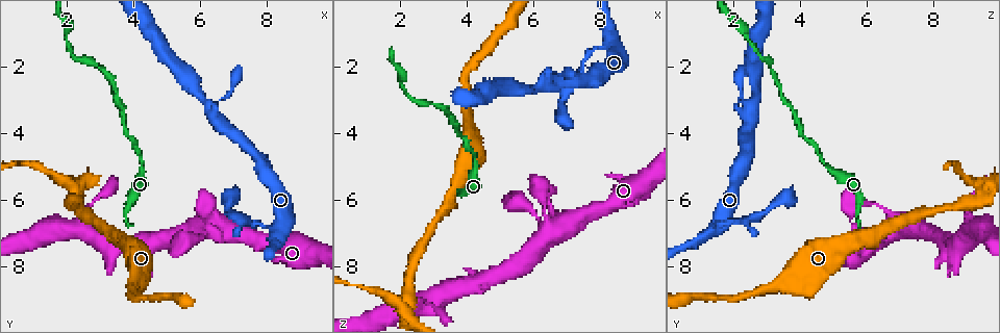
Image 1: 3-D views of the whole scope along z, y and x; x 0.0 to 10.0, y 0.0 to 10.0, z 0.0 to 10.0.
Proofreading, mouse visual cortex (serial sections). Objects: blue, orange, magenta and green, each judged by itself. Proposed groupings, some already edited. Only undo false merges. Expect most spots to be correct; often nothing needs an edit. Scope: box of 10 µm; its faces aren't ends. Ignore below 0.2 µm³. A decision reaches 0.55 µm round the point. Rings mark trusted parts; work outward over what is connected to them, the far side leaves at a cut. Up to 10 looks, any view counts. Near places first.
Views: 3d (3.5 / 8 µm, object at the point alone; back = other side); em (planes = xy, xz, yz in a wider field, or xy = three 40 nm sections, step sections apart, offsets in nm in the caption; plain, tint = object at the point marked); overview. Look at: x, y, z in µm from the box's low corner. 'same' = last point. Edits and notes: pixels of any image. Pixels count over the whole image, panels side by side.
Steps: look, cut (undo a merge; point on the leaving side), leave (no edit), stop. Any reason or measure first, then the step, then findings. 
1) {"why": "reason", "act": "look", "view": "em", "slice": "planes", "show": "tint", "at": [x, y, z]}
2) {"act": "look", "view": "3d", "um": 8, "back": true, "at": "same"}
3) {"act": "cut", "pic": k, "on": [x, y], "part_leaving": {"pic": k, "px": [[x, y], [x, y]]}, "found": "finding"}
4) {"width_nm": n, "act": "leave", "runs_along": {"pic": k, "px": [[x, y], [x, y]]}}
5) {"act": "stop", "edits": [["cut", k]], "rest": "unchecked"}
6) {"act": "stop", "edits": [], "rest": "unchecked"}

{"why": "narrows sharply", "act": "look", "view": "3d", "um": 3.5, "at": [4.20, 4.75, 4.70]}

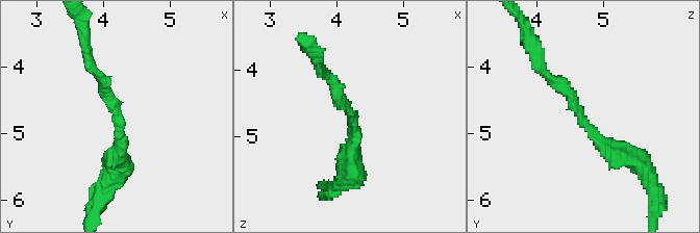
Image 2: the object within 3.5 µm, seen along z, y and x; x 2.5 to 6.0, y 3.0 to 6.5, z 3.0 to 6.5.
{"why": "need the tissue", "act": "look", "view": "em", "slice": "xy", "step": 3, "show": "tint", "at": [4.15, 4.70, 4.65]}

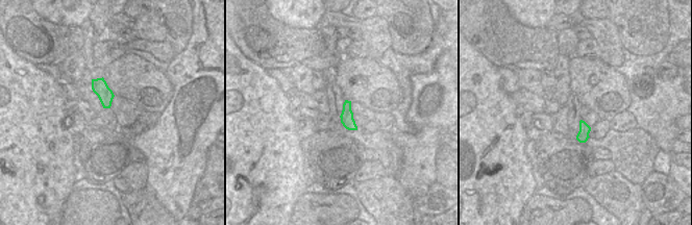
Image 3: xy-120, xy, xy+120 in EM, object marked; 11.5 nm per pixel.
{"width_nm": 150, "act": "leave", "runs_along": {"pic": 2, "px": [[628, 159], [601, 144], [541, 67]]}, "found": "one cell here"}

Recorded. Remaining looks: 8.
{"why": "calibre changes", "act": "look", "view": "3d", "um": 3.5, "at": [3.85, 7.35, 5.35]}

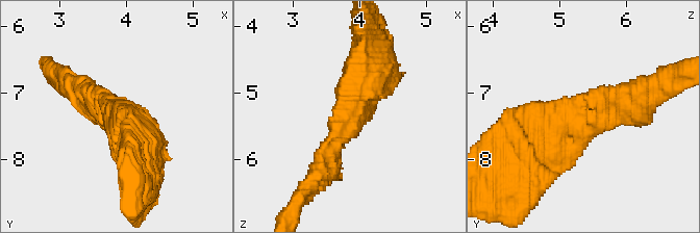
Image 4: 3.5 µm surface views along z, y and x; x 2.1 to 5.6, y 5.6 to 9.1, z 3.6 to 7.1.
{"arm_widths_nm": [300, 600], "act": "look", "view": "em", "slice": "xy", "step": 2, "show": "tint", "at": [3.85, 7.40, 5.40]}

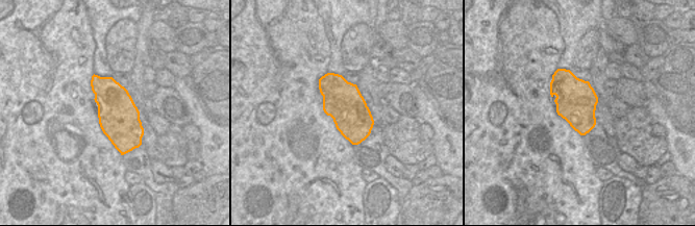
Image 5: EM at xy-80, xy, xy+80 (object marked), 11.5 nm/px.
{"width_nm": 460, "act": "leave", "runs_along": {"pic": 4, "px": [[376, 65], [322, 172]]}, "found": "one cell here"}

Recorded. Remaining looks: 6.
{"why": "thin neck", "act": "look", "view": "3d", "um": 3.5, "at": [6.05, 7.15, 6.40]}

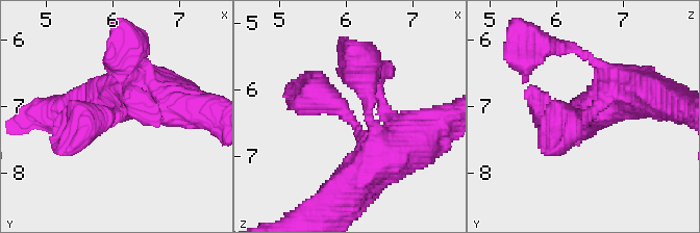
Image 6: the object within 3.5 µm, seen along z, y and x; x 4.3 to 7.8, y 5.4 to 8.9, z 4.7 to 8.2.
{"why": "need the tissue", "act": "look", "view": "em", "slice": "xy", "step": 5, "show": "tint", "at": [6.05, 7.15, 6.45]}

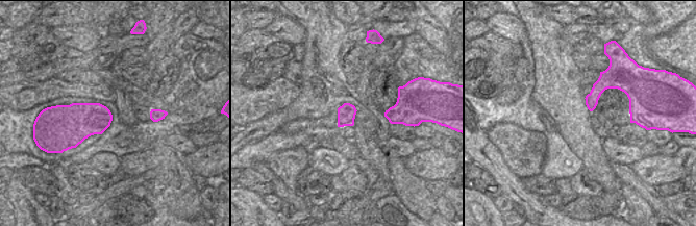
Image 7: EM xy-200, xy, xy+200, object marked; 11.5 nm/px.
{"act": "leave", "runs_along": {"pic": 6, "px": [[386, 160], [335, 104], [300, 88]]}, "found": "continuous, no second cell"}

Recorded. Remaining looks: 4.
{"why": "thin arm on a thick one", "act": "look", "view": "3d", "um": 3.5, "at": [8.05, 6.85, 1.40]}

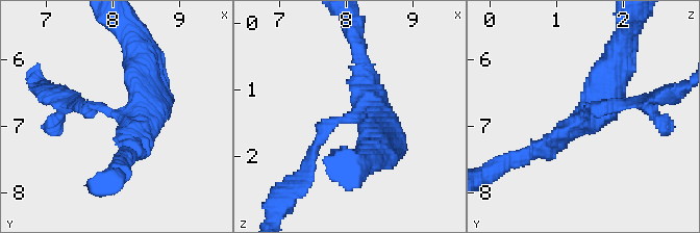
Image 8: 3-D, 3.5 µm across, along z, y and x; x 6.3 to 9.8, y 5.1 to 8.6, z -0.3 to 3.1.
{"act": "look", "view": "em", "slice": "xy", "step": 5, "show": "tint", "at": [8.10, 6.80, 1.45]}

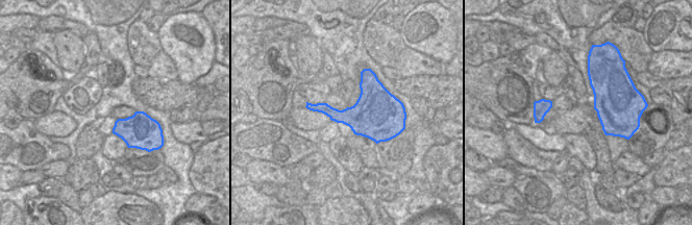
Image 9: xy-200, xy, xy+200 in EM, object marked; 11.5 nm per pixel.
{"arms": 3, "arm_widths_nm": [150, 250, 450], "act": "leave", "runs_along": {"pic": 8, "px": [[141, 61], [145, 109], [77, 103]]}, "found": "one cell here"}

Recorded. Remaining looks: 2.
{"act": "stop", "edits": [], "rest": "unchecked"}

